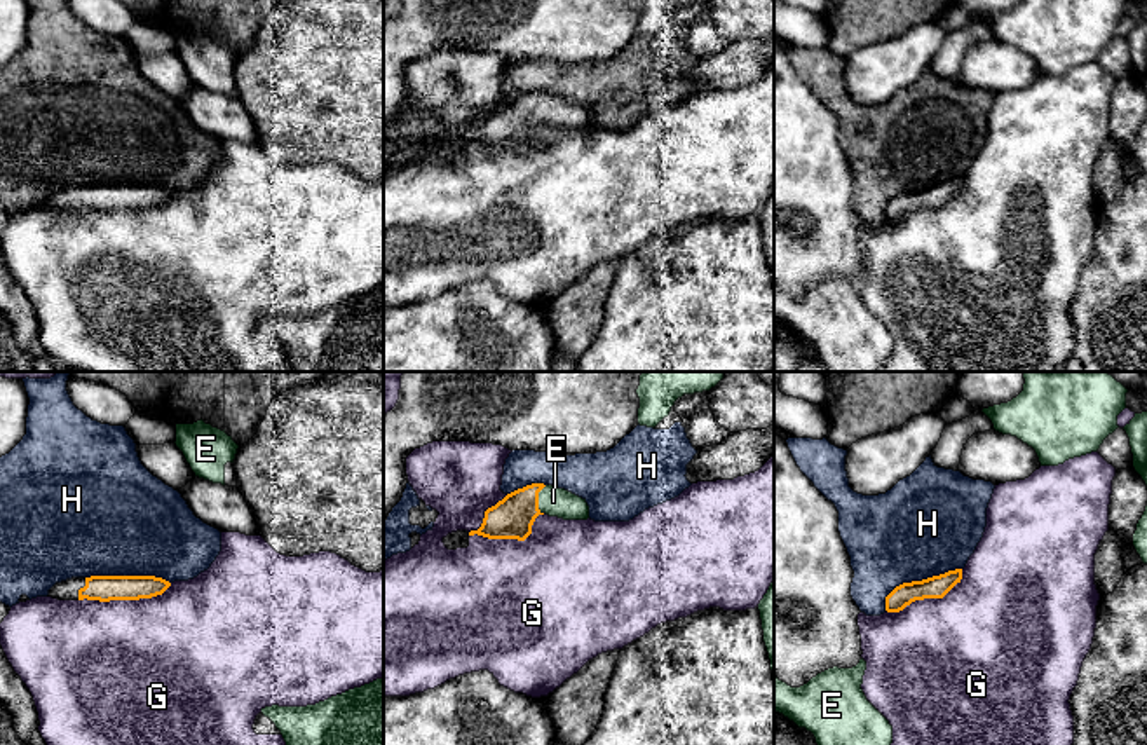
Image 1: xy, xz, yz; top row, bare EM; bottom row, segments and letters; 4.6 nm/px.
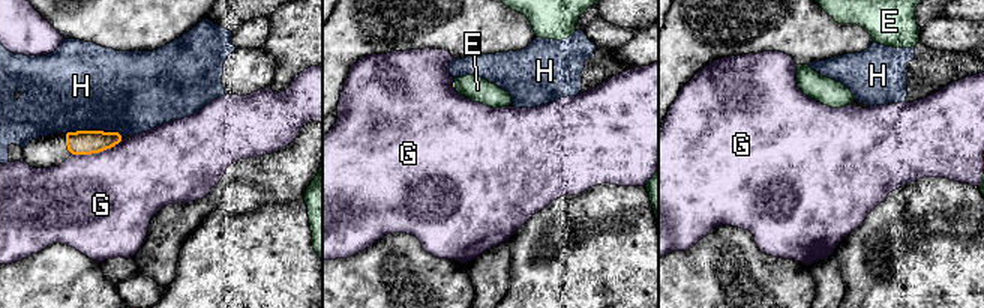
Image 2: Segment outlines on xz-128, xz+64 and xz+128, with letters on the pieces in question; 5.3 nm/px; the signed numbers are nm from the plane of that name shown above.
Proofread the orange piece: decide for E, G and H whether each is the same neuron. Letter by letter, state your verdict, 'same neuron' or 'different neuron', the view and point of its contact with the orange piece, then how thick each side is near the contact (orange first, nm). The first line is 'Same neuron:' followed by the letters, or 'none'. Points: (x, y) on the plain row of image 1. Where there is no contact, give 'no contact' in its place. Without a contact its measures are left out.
Same neuron: E
E: same neuron; contact xz (537, 109); calibres 190 and 130 nm
G: different neuron; contact xz (511, 147); calibres 190 and 500 nm
H: different neuron; contact yz (917, 191); calibres 110 and 460 nm

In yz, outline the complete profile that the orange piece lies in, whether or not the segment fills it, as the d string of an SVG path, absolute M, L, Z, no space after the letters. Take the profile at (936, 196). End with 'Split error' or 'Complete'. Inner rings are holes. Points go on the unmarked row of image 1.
M962 178L922 190L903 192L886 206L886 220L899 222L915 209L943 208L962 188Z. Complete

